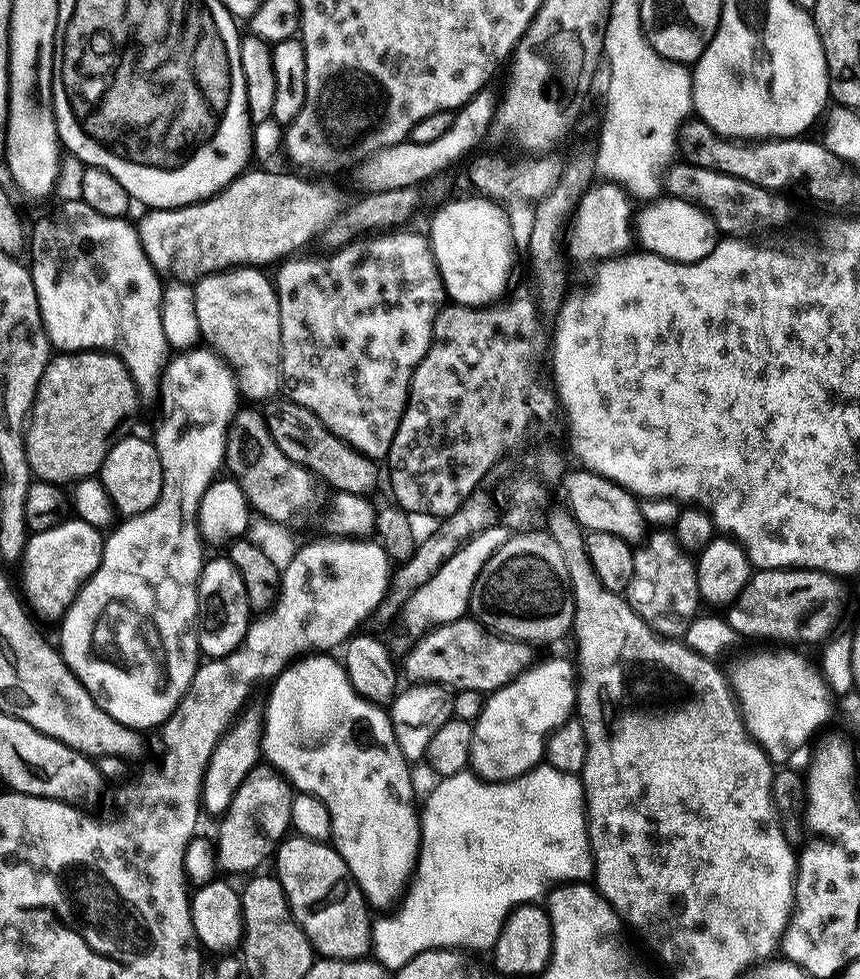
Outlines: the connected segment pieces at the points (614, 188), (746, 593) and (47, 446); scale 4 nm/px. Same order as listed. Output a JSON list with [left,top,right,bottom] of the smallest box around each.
[[566,182,634,262],[726,569,844,642],[26,350,140,486]]

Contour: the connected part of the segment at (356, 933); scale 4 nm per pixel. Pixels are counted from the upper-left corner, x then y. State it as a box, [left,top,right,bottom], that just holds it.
[274,835,374,960]

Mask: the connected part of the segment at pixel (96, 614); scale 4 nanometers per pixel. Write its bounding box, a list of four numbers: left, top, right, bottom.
[58,347,238,730]

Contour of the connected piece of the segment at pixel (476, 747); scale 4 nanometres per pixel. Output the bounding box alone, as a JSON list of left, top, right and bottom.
[471,660,578,782]

